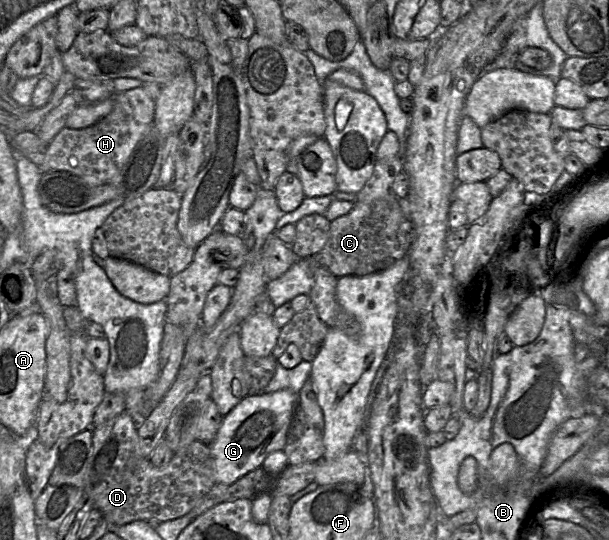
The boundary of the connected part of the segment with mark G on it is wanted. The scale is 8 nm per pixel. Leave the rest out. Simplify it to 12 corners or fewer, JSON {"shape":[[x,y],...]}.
{"shape":[[298,394],[245,397],[209,446],[231,485],[283,450]]}

